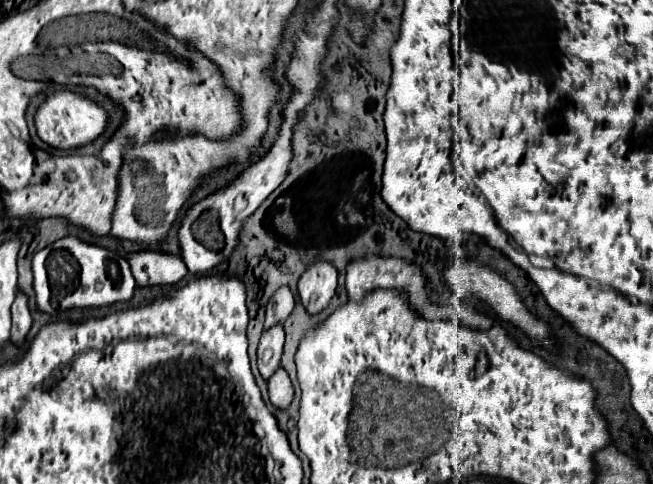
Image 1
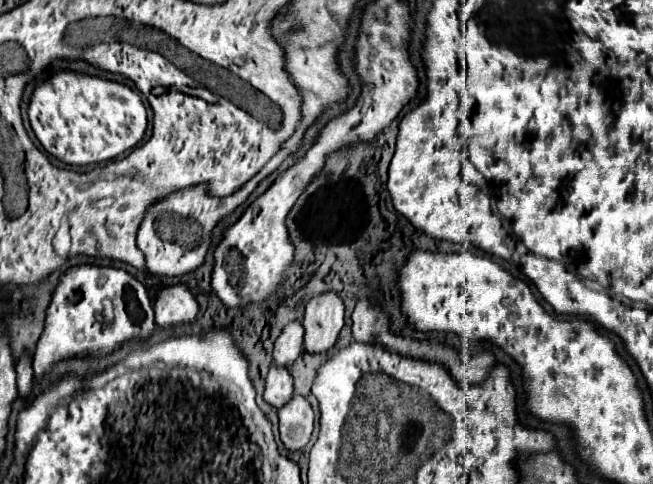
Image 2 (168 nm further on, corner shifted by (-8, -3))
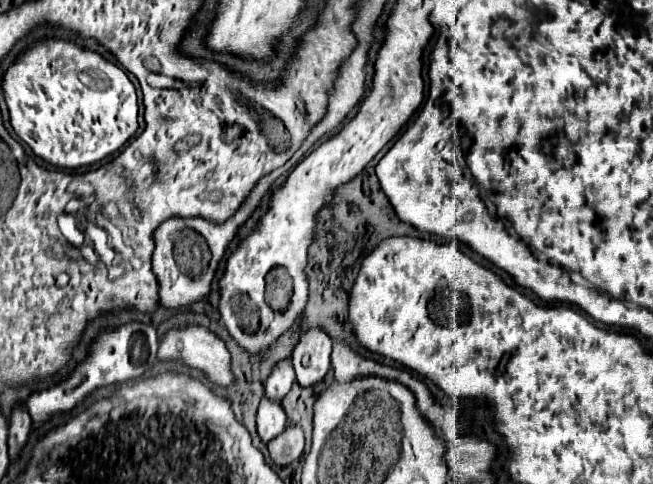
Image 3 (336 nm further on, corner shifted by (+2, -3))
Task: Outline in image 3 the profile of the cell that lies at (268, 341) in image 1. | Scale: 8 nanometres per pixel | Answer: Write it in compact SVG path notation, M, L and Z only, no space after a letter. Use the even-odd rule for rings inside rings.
M266 396L260 400L256 424L258 424L258 434L264 442L270 442L272 438L276 438L284 430L286 420L288 418L286 418L286 412L284 412L280 402L268 400Z

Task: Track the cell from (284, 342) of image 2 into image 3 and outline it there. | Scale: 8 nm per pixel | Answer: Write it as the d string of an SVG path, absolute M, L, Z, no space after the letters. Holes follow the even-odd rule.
M290 358L280 360L272 368L272 372L270 372L268 380L266 380L266 396L270 400L278 400L280 402L288 394L290 386L294 384L294 380L296 380L296 374L294 374L294 368L292 368Z

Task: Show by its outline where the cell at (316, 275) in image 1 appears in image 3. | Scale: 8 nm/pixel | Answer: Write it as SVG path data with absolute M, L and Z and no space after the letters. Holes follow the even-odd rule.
M308 328L300 332L298 344L292 352L296 380L300 386L312 386L324 378L330 368L332 340L322 328Z

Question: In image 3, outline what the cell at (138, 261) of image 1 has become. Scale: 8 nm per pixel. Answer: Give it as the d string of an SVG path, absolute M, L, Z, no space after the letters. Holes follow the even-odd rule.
M188 324L188 326L180 326L180 328L170 328L158 346L158 358L160 360L180 360L192 368L200 368L208 374L208 378L212 382L218 382L222 386L228 386L232 382L232 374L230 374L230 354L224 346L224 342L220 340L220 336L216 336L214 332L210 332L206 326L200 324Z

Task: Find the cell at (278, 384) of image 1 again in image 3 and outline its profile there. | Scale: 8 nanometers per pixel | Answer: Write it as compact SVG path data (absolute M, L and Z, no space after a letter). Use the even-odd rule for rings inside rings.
M288 422L286 424L286 432L282 432L278 436L278 440L270 440L268 442L268 450L270 450L270 458L274 464L278 466L288 466L294 460L300 458L302 450L304 450L304 432L298 424Z

